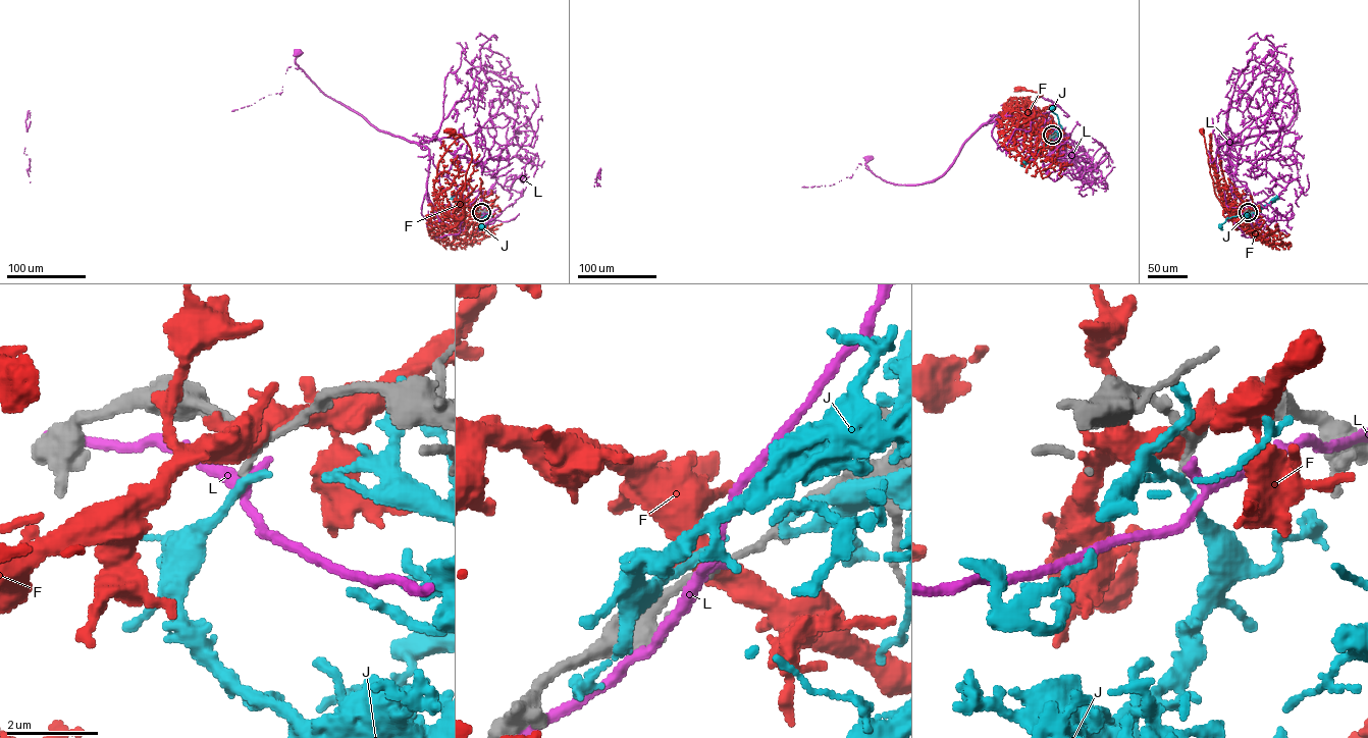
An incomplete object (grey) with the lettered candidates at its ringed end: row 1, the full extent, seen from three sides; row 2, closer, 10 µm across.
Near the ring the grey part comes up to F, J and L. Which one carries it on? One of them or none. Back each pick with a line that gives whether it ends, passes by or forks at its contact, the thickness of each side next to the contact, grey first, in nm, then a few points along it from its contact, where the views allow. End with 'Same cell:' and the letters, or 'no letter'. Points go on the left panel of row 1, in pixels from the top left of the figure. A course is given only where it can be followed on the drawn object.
Same cell: no letter

